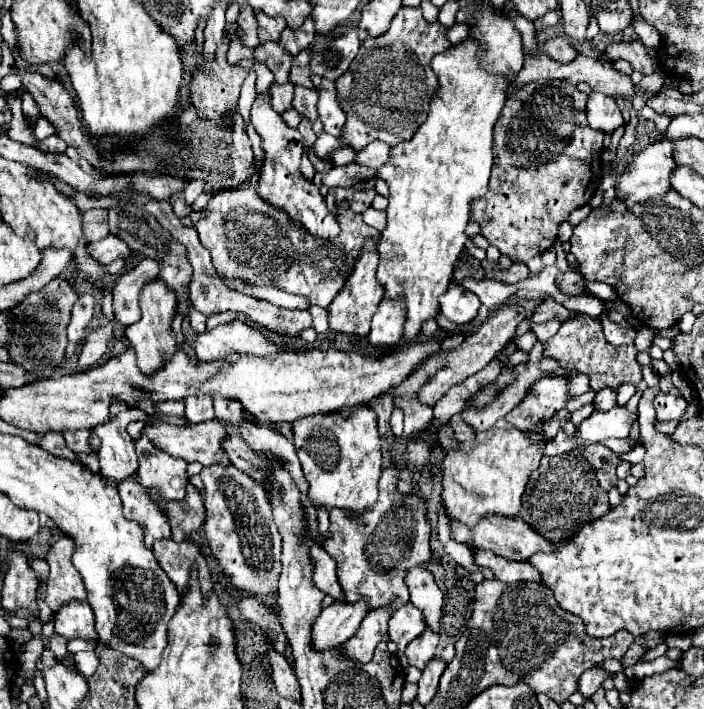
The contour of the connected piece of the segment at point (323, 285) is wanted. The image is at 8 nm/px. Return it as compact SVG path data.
M248 180L244 186L238 188L226 188L216 192L210 202L204 208L208 212L206 220L196 222L196 230L200 236L200 242L204 248L210 250L212 264L216 268L216 274L220 280L240 280L244 284L260 284L260 286L274 286L290 294L300 294L310 300L310 304L318 306L328 306L334 296L342 290L342 286L348 280L348 274L352 272L352 264L360 256L362 244L366 240L380 242L380 232L372 226L368 226L362 220L362 214L354 212L352 208L338 208L336 210L336 220L340 224L340 234L332 240L324 240L318 236L312 236L300 222L288 216L286 210L280 210L278 206L272 206L258 194L258 182Z

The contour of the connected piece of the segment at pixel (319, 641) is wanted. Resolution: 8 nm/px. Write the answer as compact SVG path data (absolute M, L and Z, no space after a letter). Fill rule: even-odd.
M362 598L356 604L350 602L334 602L332 606L324 608L320 618L316 618L312 626L312 638L316 650L326 650L338 646L352 638L360 628L364 616L368 614L368 600Z

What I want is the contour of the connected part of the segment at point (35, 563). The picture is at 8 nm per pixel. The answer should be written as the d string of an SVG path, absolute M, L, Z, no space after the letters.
M30 558L30 566L32 566L32 570L36 570L36 576L40 578L40 594L39 596L43 596L42 588L44 588L44 582L46 582L46 578L48 578L49 574L49 565L44 558Z

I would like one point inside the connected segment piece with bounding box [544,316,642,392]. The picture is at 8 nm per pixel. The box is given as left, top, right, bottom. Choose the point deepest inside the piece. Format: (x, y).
(580, 343)

